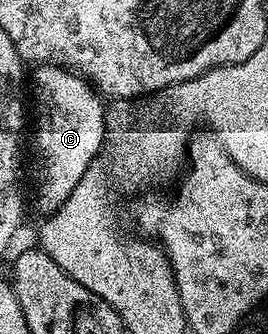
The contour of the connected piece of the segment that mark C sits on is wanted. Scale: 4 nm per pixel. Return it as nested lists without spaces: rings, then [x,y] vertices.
[[[39,64],[35,70],[35,110],[33,106],[33,126],[35,122],[35,154],[39,157],[39,187],[35,190],[35,206],[40,215],[55,214],[73,196],[73,188],[81,184],[81,176],[89,167],[96,165],[99,149],[104,149],[108,137],[108,111],[103,111],[104,99],[100,97],[88,79],[64,70],[62,66]]]

